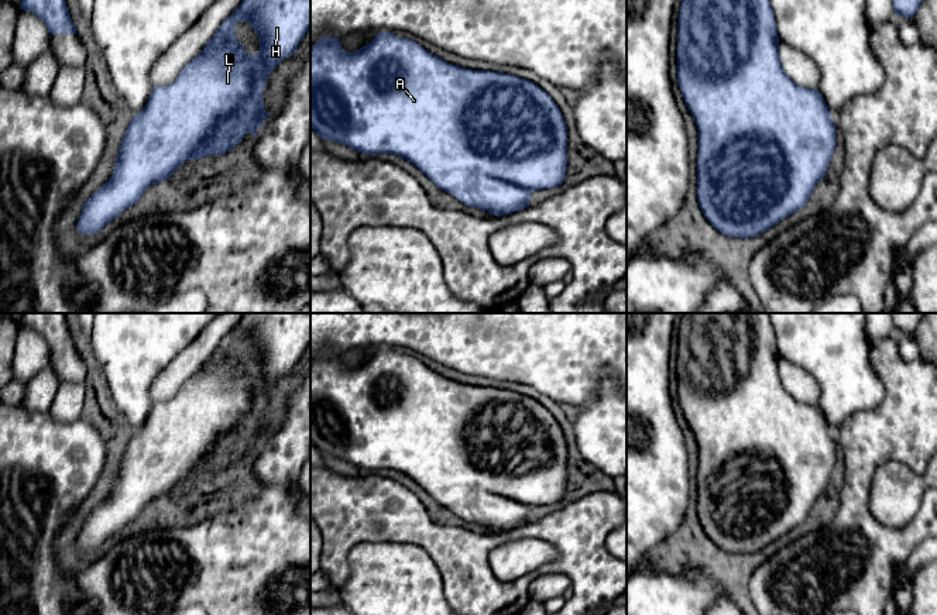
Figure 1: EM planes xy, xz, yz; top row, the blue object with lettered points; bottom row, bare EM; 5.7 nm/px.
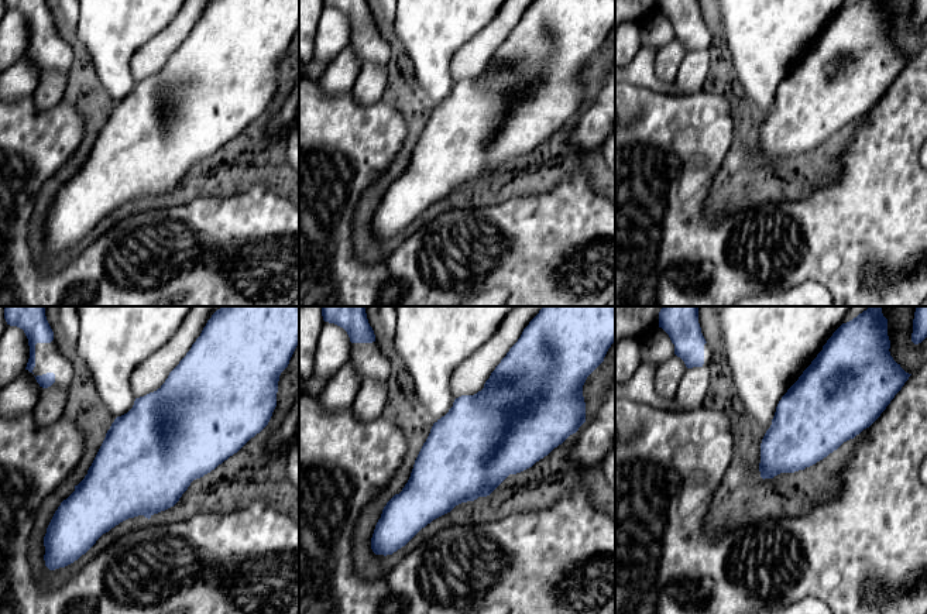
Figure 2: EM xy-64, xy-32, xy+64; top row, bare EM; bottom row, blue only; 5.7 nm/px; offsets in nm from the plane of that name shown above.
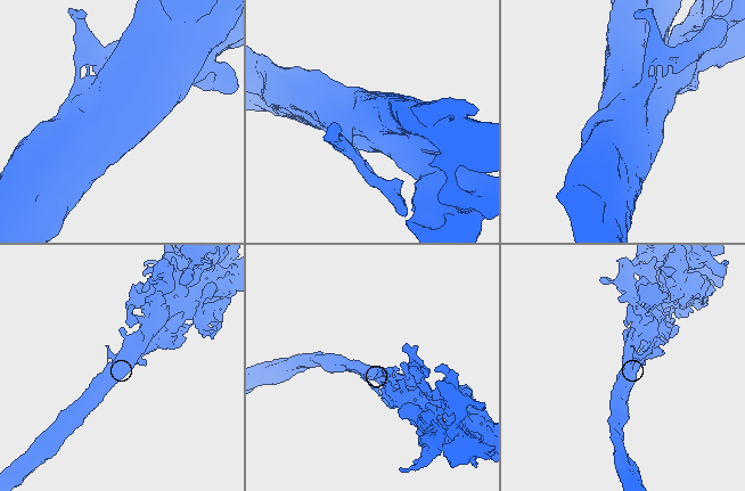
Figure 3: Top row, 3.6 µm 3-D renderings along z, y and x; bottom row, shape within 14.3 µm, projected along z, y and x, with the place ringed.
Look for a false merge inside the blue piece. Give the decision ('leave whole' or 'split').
leave whole

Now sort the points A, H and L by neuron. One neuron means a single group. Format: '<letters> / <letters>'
A H L

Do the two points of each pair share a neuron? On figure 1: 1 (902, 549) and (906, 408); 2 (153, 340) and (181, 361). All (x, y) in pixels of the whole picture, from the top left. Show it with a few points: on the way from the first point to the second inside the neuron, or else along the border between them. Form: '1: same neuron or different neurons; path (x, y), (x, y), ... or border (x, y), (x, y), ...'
1: same neuron; path (864, 521), (858, 515), (858, 469), (871, 446)
2: different neurons; border (198, 333), (153, 381)

